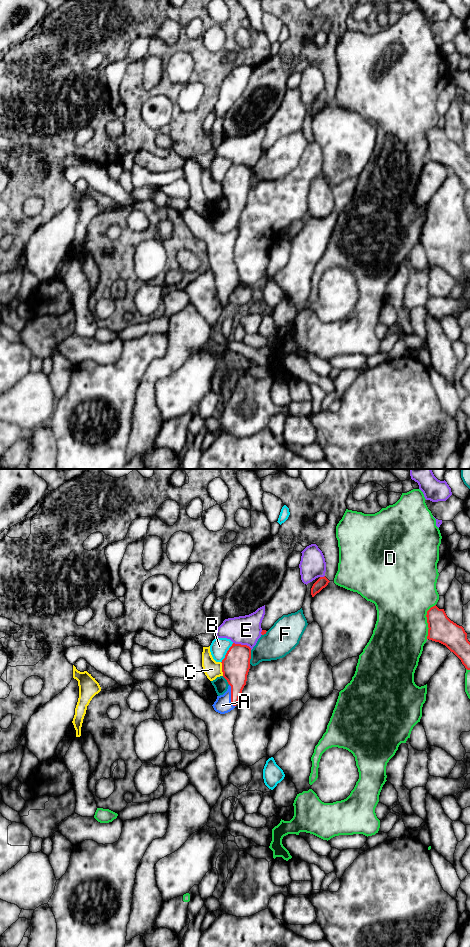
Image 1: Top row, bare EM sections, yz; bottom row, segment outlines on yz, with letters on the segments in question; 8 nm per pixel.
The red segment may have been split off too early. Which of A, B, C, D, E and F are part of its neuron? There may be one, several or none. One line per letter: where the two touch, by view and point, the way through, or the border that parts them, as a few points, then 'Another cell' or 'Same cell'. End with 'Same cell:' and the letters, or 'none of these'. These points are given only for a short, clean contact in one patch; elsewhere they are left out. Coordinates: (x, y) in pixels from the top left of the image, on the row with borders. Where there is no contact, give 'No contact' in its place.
A: Touches red at yz (231, 696). Same cell
B: Touches red at yz (226, 653). Boundary: yz (233, 643), (221, 662). Another cell
C: Touches red at yz (222, 669). Boundary: yz (220, 662), (223, 675). Another cell
D: Touches red at yz (427, 621). Another cell
E: Touches red at yz (242, 645). Another cell
F: Touches red at yz (250, 657). Another cell
Same cell: A

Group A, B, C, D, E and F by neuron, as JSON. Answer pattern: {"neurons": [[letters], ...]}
{"neurons": [["A"], ["B"], ["C", "E"], ["D"], ["F"]]}

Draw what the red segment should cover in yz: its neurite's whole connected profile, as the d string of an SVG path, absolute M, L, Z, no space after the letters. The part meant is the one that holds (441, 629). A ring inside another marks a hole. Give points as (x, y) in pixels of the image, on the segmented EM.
M436 605L427 611L428 636L427 639L445 645L470 670L470 642L462 626L451 621L444 609Z

